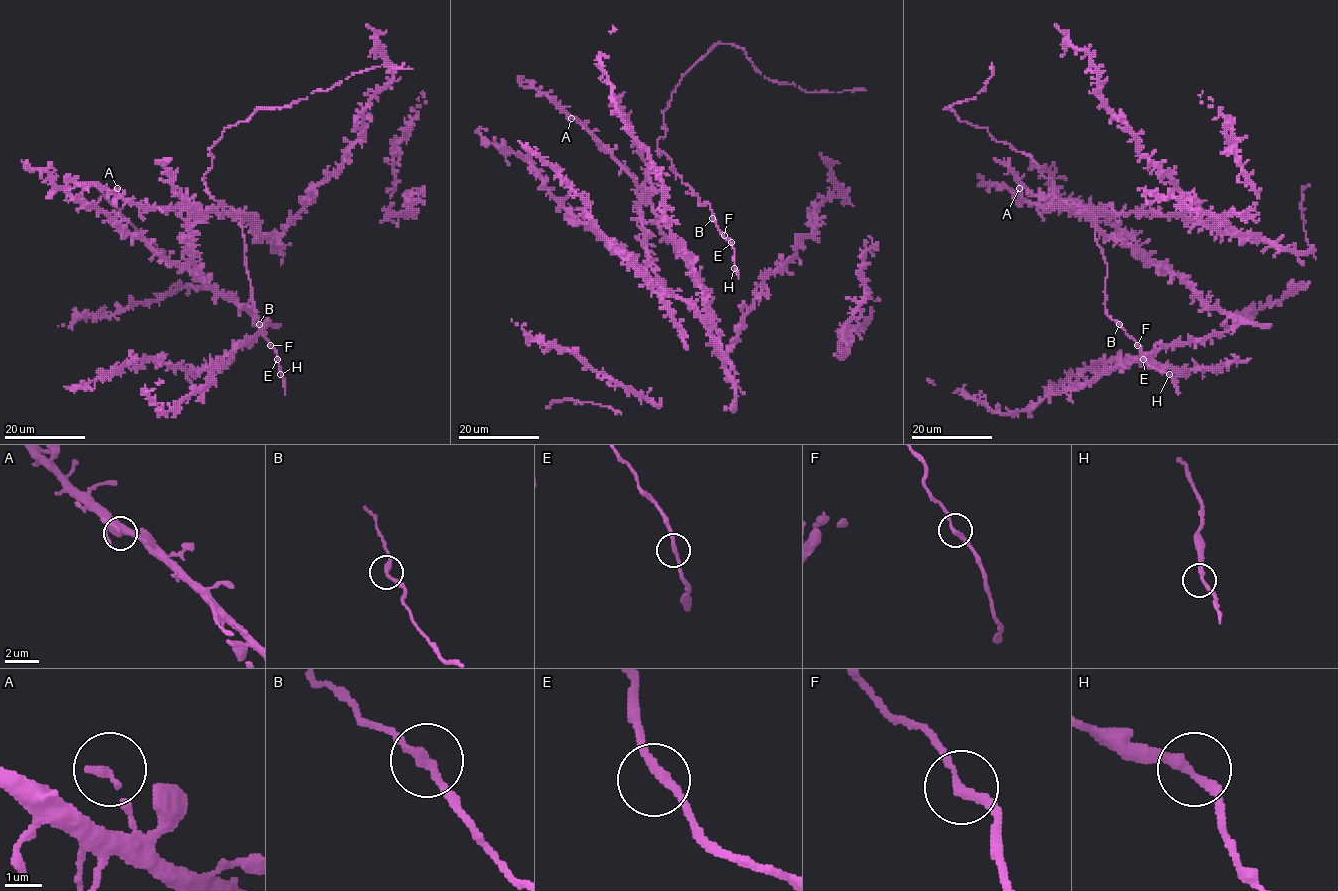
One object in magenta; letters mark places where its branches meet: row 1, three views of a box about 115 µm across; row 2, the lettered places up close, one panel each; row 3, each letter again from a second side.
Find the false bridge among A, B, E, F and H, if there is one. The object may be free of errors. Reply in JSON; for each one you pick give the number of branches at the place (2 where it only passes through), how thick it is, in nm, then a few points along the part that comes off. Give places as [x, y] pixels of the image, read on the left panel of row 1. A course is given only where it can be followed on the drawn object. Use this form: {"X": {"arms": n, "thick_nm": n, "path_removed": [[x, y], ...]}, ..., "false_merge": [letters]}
{"false_merge": []}

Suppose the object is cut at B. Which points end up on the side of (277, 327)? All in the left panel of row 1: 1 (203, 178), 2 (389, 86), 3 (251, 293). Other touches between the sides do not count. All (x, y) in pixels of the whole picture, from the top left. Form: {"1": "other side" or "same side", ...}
{"1": "other side", "2": "same side", "3": "other side"}

